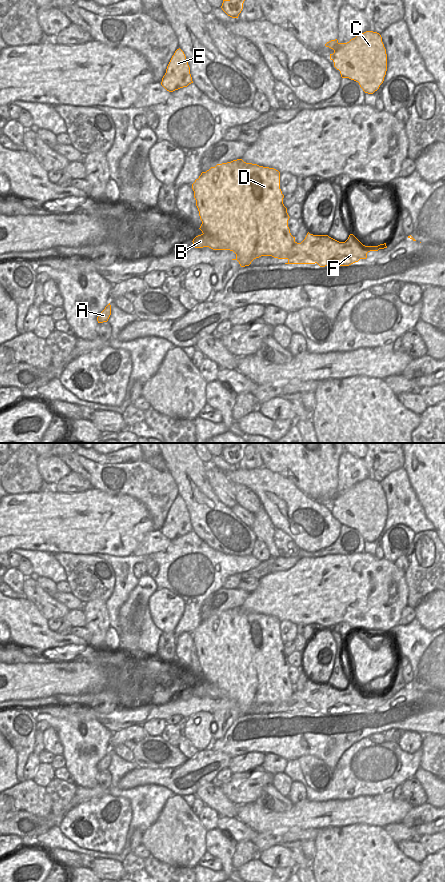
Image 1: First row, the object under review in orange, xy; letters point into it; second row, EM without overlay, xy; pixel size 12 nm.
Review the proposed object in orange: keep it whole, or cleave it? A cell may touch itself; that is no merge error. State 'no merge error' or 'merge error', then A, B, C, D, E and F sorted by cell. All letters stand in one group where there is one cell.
merge error | A B C D E / F

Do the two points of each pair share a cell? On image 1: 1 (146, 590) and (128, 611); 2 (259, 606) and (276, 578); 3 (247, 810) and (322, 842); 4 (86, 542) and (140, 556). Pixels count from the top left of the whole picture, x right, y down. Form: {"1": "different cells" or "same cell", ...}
{"1": "same cell", "2": "same cell", "3": "different cells", "4": "different cells"}

